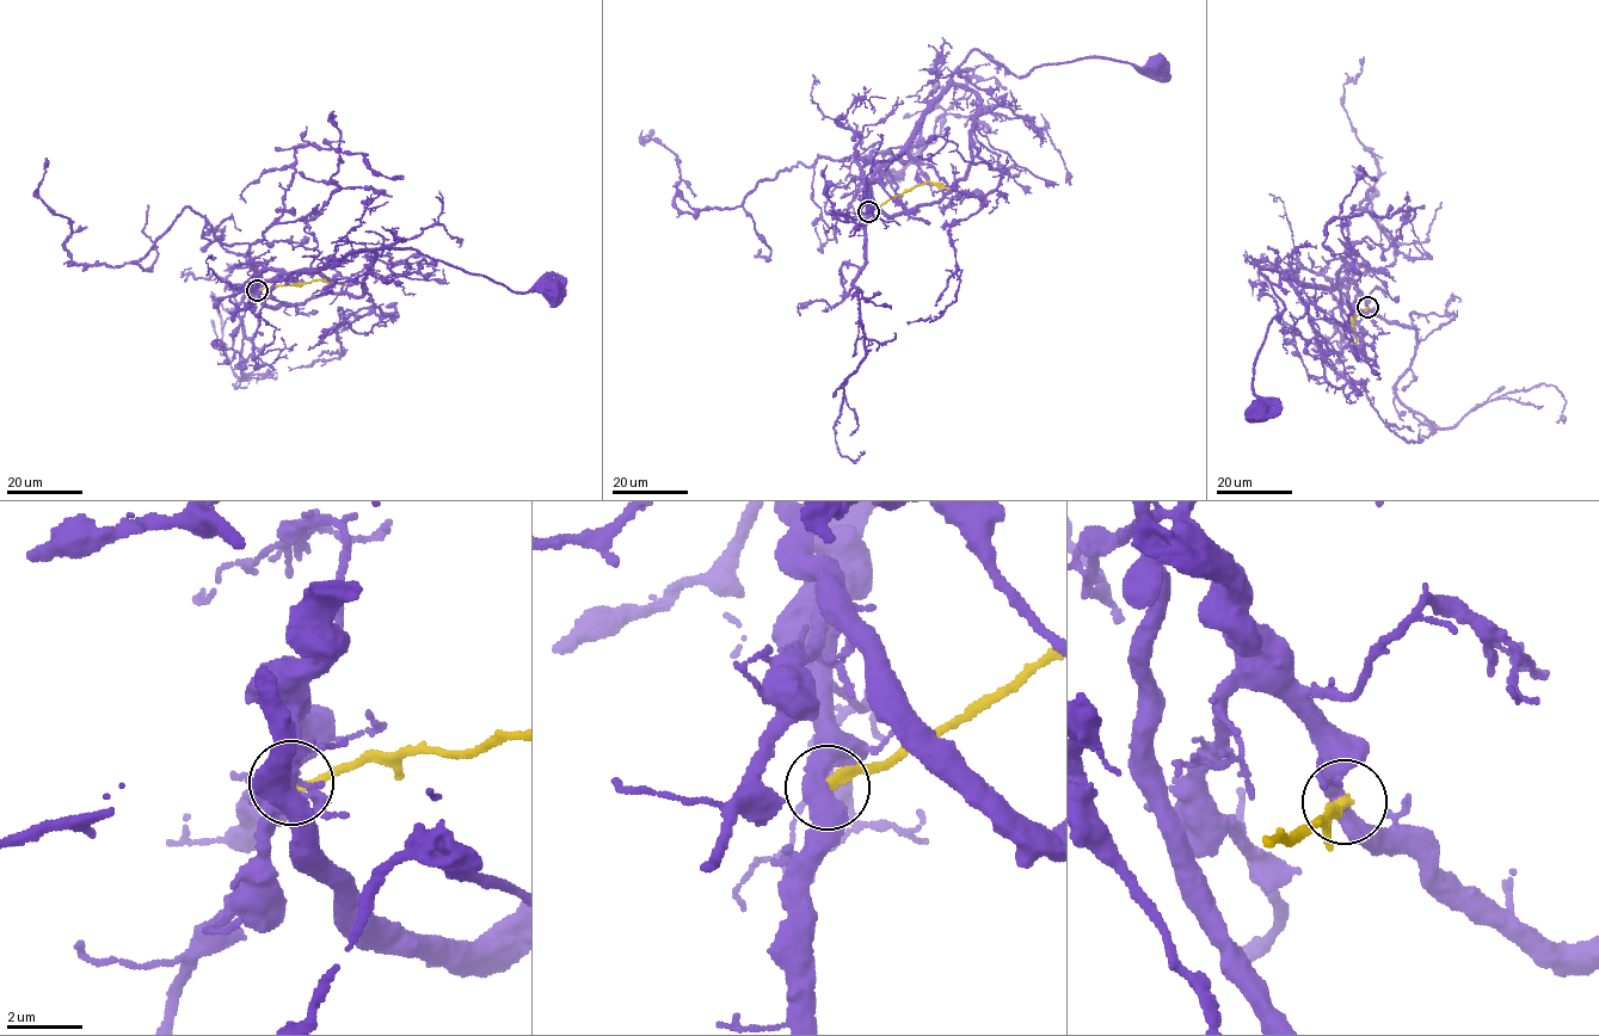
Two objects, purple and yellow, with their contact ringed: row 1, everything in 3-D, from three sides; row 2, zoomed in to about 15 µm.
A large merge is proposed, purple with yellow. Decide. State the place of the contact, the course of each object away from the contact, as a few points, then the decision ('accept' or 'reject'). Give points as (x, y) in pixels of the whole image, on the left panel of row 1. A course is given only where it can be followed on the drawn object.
at (257, 290); purple runs (257, 290), (259, 272), (313, 270), (344, 256), (387, 248), (416, 250), (518, 291), (553, 291); yellow runs (257, 290), (317, 279), (344, 285); reject

